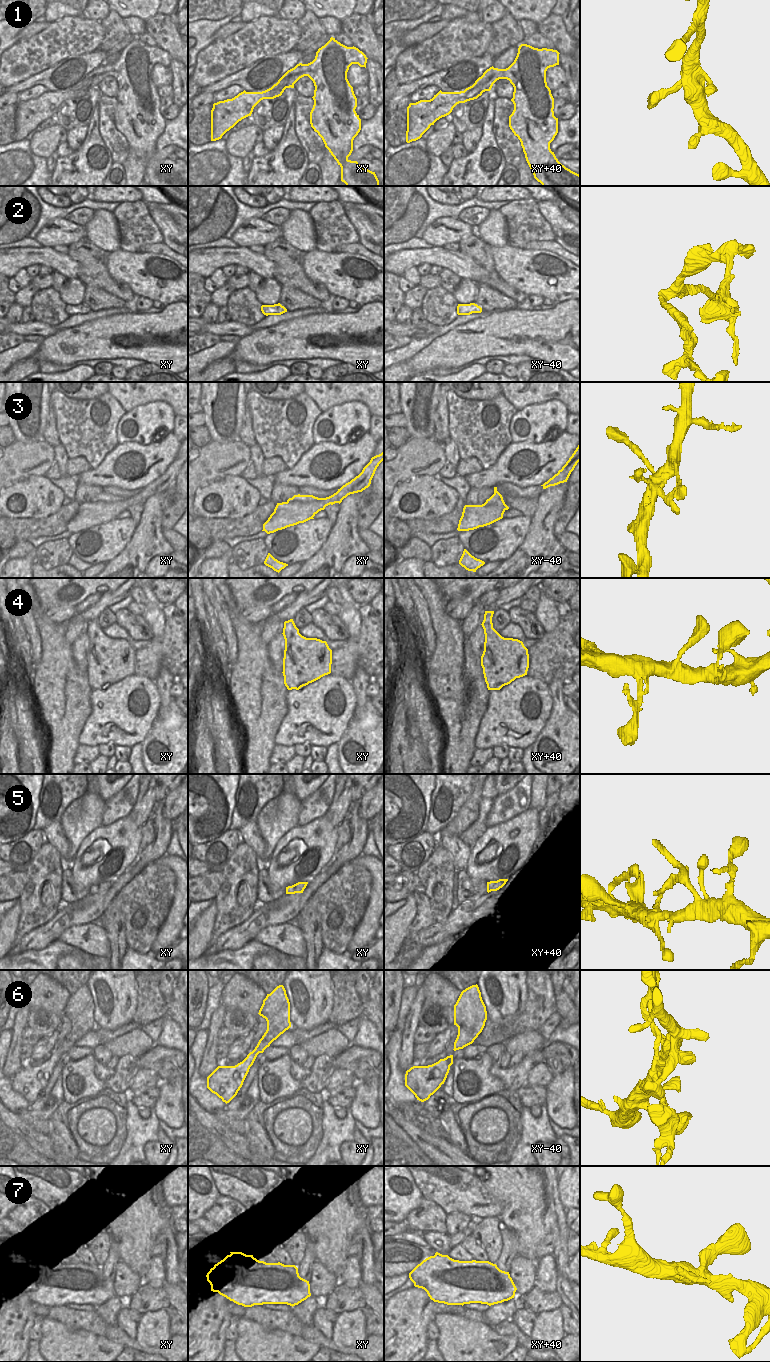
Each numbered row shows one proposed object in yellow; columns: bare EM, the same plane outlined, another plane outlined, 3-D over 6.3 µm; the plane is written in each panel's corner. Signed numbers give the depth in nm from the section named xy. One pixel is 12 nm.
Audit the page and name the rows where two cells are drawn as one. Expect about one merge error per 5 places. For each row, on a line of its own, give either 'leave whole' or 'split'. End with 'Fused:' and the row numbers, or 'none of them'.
1: leave whole
2: leave whole
3: split
4: leave whole
5: leave whole
6: leave whole
7: leave whole
Fused: 3

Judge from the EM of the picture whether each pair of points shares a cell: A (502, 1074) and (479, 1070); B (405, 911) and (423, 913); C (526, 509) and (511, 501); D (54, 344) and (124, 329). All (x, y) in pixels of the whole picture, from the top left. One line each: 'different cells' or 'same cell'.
A: different cells
B: different cells
C: same cell
D: same cell

